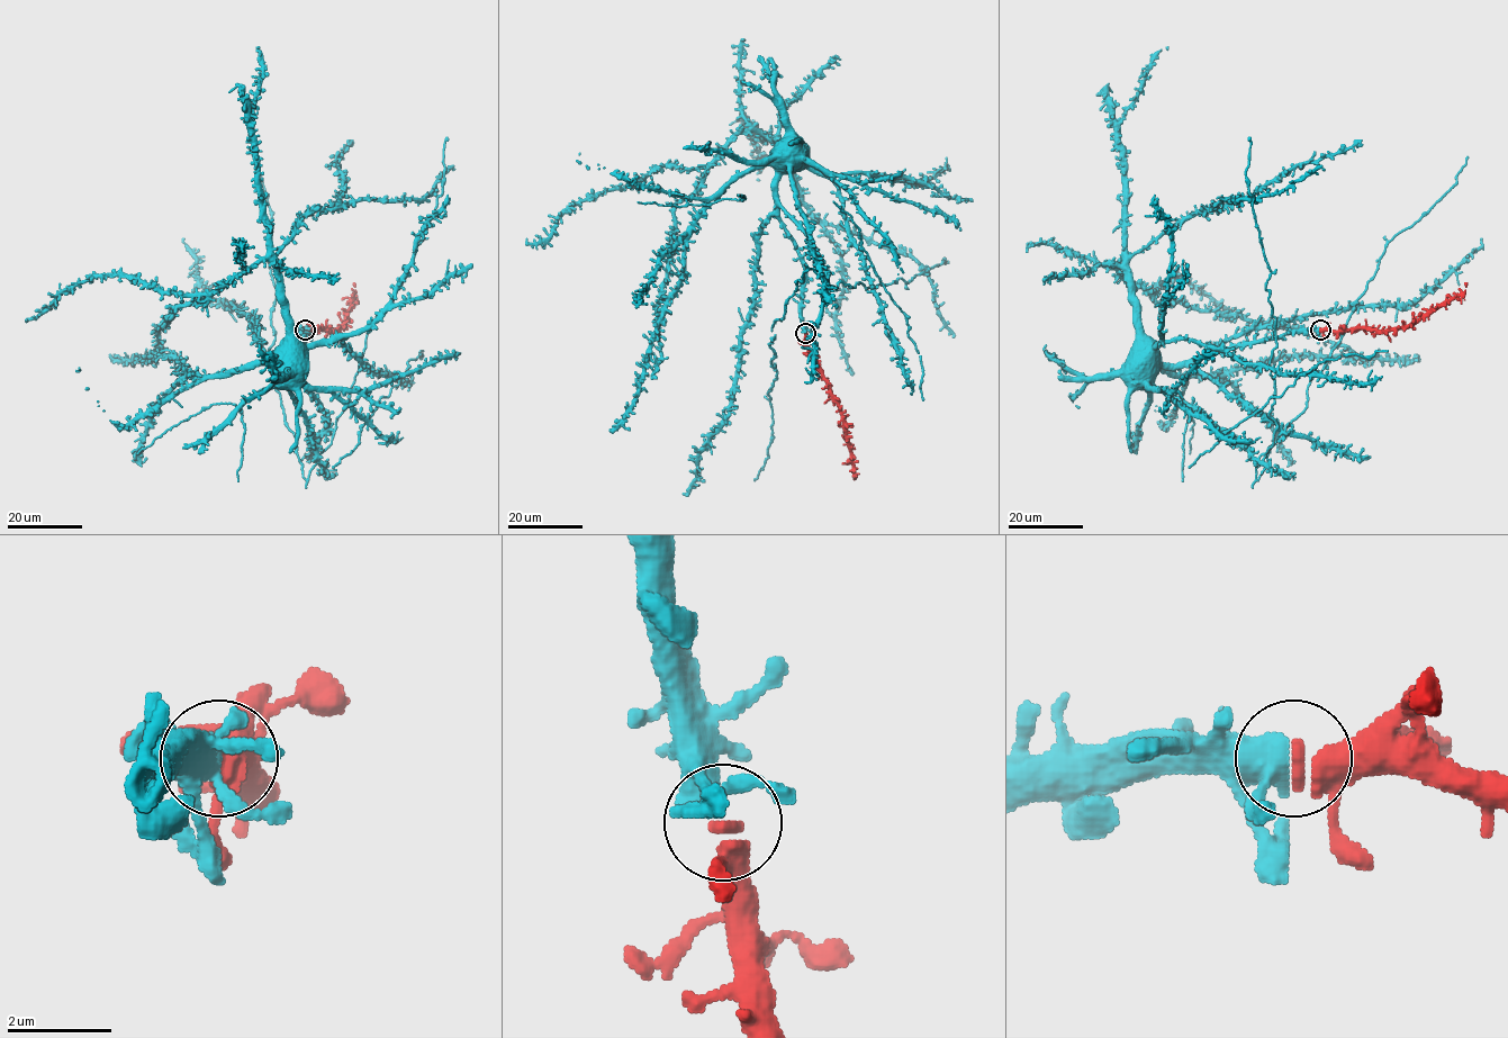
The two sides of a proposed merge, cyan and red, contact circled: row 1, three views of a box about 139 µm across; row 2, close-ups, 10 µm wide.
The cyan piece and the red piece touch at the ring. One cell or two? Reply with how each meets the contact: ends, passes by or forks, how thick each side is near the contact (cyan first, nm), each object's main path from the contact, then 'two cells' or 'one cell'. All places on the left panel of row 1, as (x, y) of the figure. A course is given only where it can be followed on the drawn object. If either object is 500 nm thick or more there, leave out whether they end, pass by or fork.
cyan passes by; red passes by; 480 nm thick on the cyan side, 360 nm on the other; cyan runs (305, 328), (300, 331), (304, 341), (283, 352), (276, 364), (276, 358), (289, 360); red runs (305, 328), (335, 331), (342, 325), (355, 290), (353, 283); one cell

